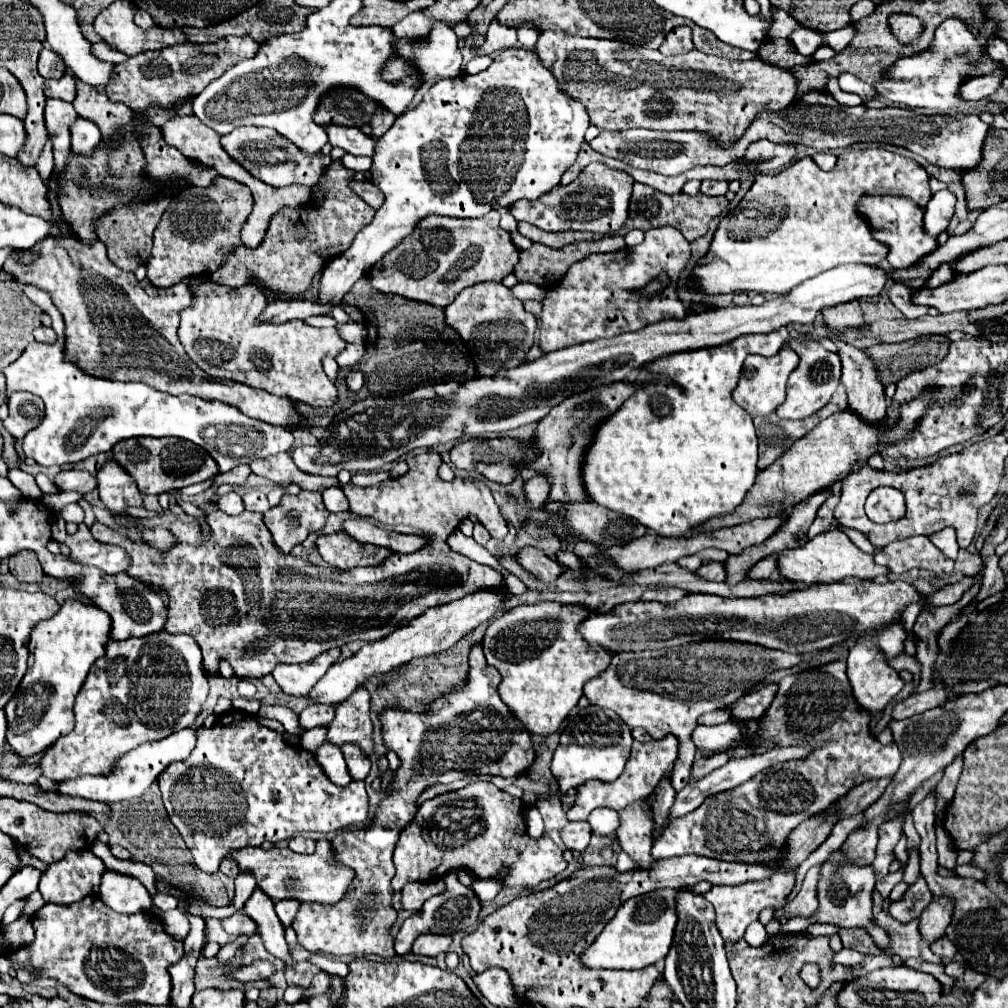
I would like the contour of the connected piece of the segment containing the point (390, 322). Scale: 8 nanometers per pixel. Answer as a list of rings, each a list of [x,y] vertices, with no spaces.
[[[363,276],[357,284],[353,284],[353,288],[343,298],[343,302],[351,304],[351,306],[359,306],[361,310],[373,310],[373,312],[391,310],[391,316],[369,316],[369,320],[367,320],[367,324],[369,324],[367,338],[365,338],[367,354],[357,364],[359,366],[357,370],[363,374],[363,380],[365,380],[361,390],[367,390],[367,396],[397,398],[415,388],[423,388],[429,384],[437,384],[437,382],[445,382],[445,380],[469,380],[469,378],[477,376],[475,362],[473,362],[465,342],[459,338],[459,334],[455,334],[455,330],[451,330],[451,326],[447,326],[443,308],[427,306],[425,302],[411,302],[411,300],[391,296],[391,294],[379,294],[379,290],[375,290],[371,286],[371,278],[367,278],[367,276]]]

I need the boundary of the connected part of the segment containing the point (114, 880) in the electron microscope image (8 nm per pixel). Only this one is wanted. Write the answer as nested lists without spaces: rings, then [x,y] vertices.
[[[105,870],[99,886],[99,898],[115,912],[135,914],[153,906],[147,888],[133,876],[115,870]]]

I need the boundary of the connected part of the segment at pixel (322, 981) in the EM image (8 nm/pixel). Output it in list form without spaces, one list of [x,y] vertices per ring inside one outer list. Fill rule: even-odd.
[[[321,972],[313,978],[311,986],[303,992],[303,998],[313,998],[315,994],[325,994],[329,990],[329,974],[327,972]]]

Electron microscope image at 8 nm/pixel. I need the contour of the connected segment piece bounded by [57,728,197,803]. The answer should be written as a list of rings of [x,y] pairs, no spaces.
[[[183,728],[159,742],[147,742],[147,744],[141,744],[139,748],[127,752],[119,764],[117,764],[117,770],[111,774],[111,776],[83,776],[83,778],[75,778],[75,780],[67,780],[67,782],[61,782],[59,784],[59,792],[69,792],[71,796],[79,796],[79,798],[85,798],[92,801],[109,803],[122,800],[128,800],[133,798],[141,798],[149,788],[151,784],[157,782],[159,774],[173,762],[179,762],[179,760],[185,760],[191,750],[195,748],[195,728]]]

